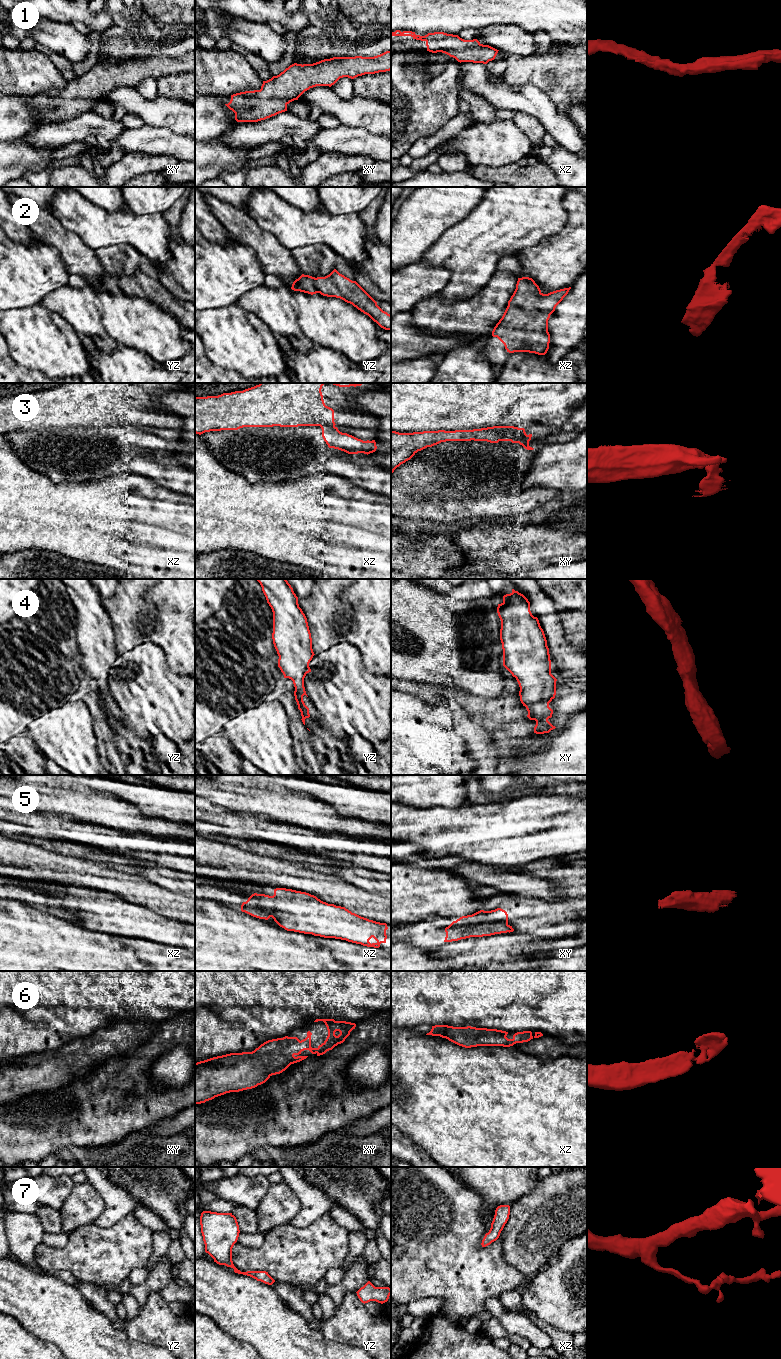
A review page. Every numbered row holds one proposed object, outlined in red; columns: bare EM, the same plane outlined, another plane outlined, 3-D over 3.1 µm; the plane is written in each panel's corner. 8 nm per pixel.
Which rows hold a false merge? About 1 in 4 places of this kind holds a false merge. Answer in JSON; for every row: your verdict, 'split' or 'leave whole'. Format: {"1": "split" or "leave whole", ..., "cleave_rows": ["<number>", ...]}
{"1": "leave whole", "2": "leave whole", "3": "split", "4": "leave whole", "5": "leave whole", "6": "leave whole", "7": "leave whole", "cleave_rows": ["3"]}

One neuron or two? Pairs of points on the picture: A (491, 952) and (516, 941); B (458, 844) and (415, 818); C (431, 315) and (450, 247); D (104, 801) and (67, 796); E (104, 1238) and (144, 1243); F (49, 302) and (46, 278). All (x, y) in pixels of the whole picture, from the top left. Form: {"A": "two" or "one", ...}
{"A": "one", "B": "one", "C": "two", "D": "one", "E": "one", "F": "two"}

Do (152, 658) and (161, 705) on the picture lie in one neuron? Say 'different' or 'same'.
same

